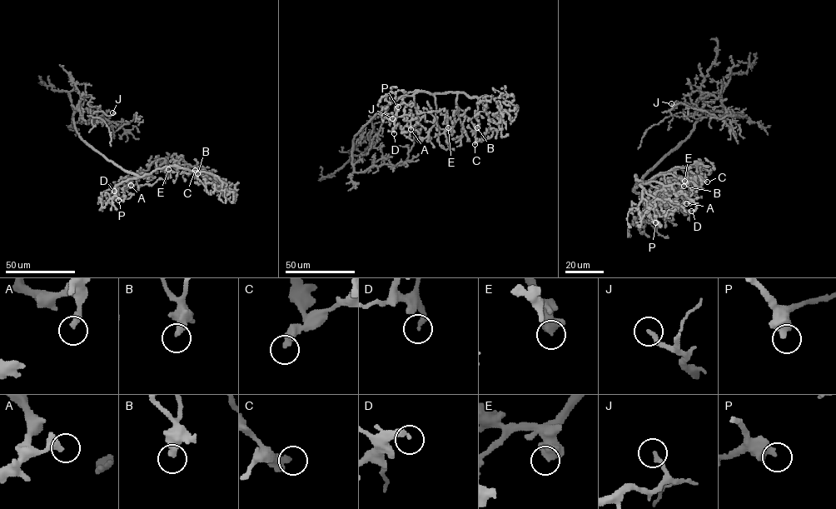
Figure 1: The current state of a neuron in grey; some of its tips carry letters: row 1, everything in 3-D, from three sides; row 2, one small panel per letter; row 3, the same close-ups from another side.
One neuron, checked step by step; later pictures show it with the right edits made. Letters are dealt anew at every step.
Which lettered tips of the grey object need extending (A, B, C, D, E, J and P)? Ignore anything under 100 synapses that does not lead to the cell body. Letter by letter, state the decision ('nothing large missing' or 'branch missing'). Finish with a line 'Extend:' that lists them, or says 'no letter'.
A: nothing large missing
B: nothing large missing
C: nothing large missing
D: nothing large missing
E: nothing large missing
J: nothing large missing
P: nothing large missing
Extend: no letter

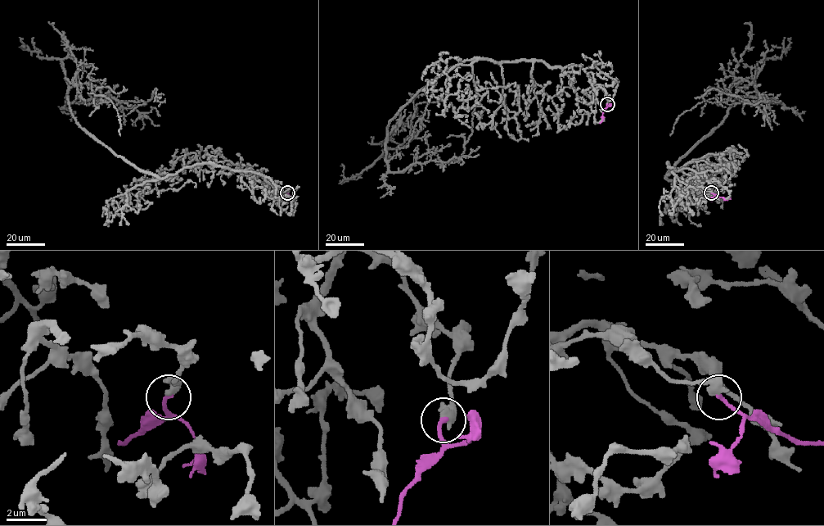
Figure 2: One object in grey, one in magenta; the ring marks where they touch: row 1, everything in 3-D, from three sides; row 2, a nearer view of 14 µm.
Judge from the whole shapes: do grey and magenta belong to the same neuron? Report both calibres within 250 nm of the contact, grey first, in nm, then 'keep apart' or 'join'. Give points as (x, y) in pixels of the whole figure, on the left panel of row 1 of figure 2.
calibres 340 and 200 nm; keep apart

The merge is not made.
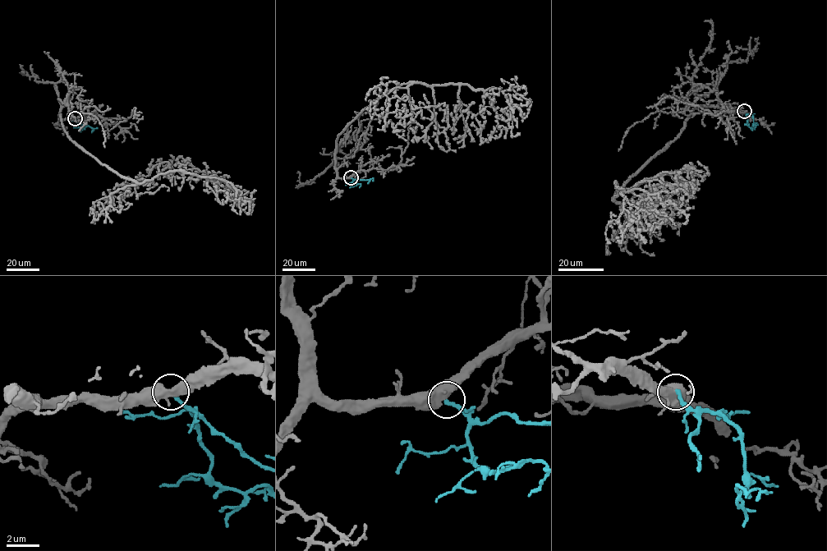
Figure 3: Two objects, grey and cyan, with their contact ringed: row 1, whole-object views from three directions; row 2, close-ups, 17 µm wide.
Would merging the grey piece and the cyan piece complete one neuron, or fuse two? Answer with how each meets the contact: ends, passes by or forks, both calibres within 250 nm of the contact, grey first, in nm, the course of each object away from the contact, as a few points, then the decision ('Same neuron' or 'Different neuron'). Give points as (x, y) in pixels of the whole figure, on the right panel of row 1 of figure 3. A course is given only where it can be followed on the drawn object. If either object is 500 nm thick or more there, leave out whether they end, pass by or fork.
Thickness 600 nm (grey) against 240 nm. Course of grey: (744, 111), (697, 107), (684, 129), (613, 199), (616, 183), (624, 191), (682, 189), (690, 195), (673, 209). Course of cyan: (744, 111), (747, 116), (745, 125), (749, 124). Same neuron

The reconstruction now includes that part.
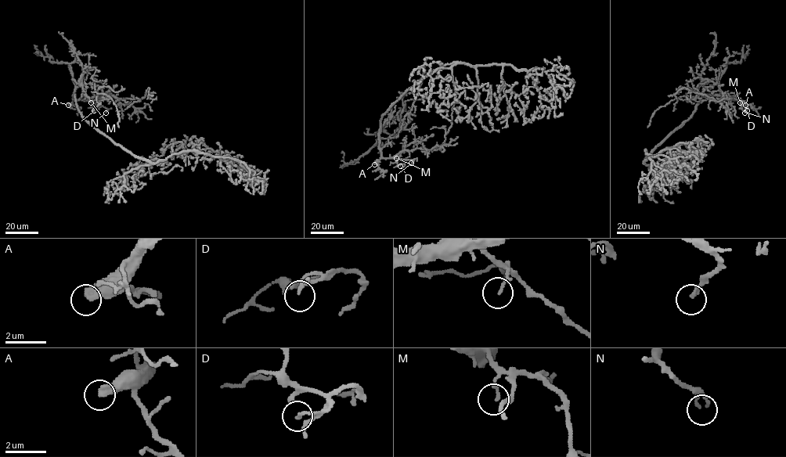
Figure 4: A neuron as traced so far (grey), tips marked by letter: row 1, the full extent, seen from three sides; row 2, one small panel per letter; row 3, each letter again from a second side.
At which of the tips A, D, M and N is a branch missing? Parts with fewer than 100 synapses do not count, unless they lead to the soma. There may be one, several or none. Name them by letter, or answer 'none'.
A

